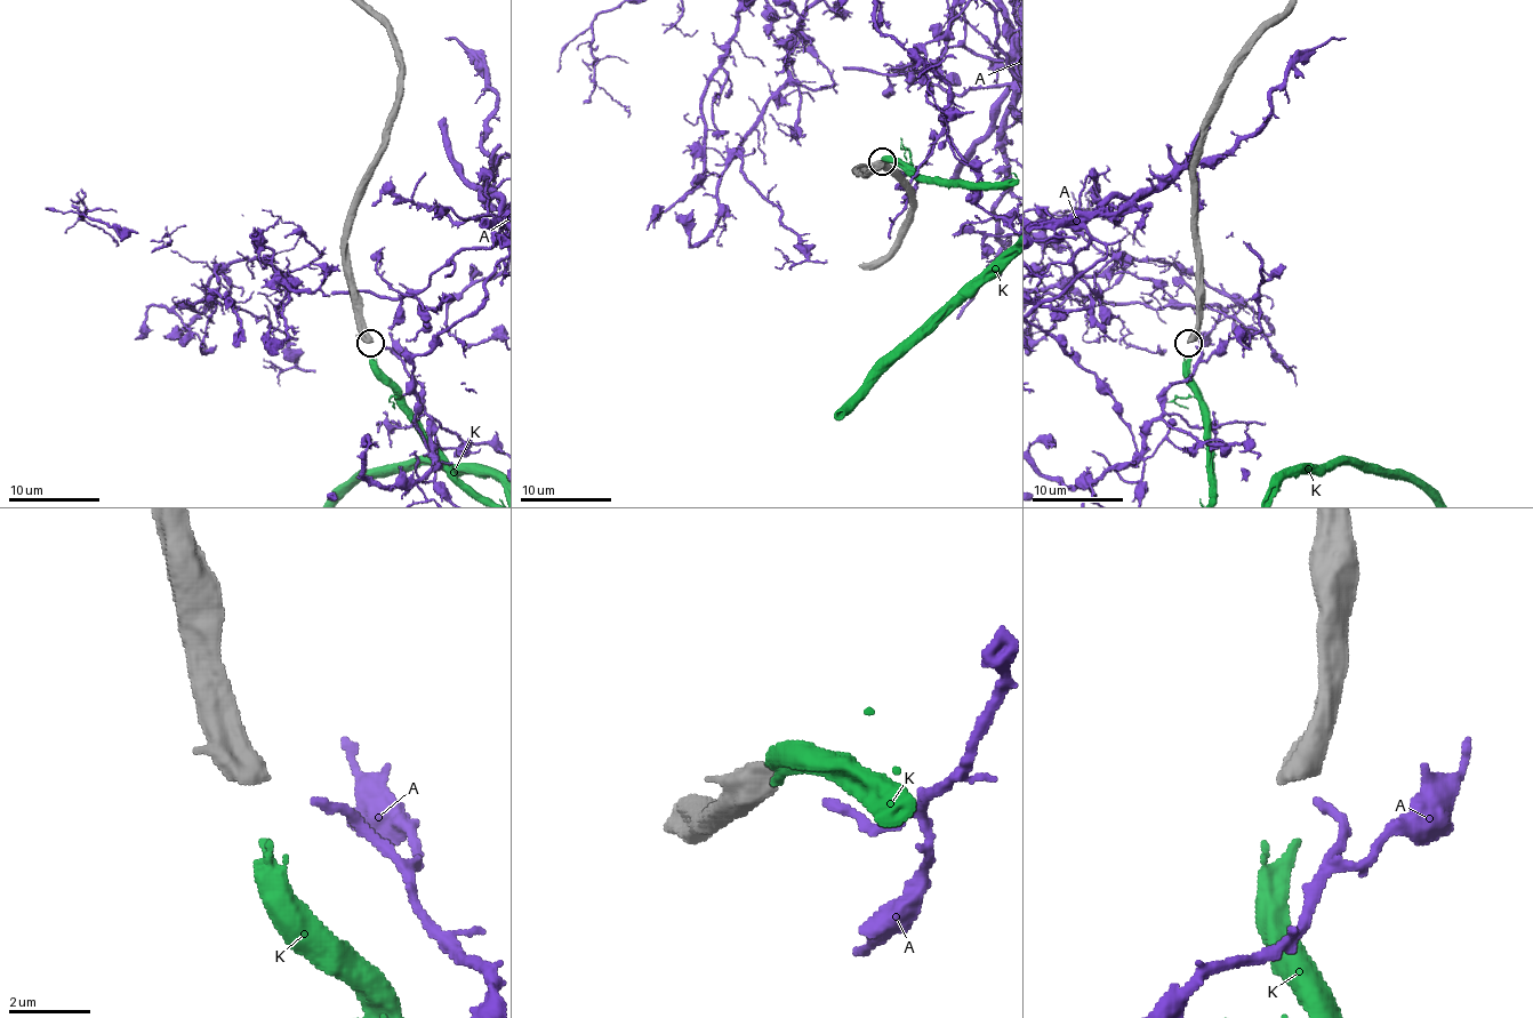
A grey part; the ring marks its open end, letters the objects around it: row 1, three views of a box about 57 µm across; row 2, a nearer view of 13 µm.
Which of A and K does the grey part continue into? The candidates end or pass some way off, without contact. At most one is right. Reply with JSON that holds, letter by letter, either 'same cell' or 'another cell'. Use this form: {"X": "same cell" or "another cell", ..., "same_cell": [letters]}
{"A": "another cell", "K": "same cell", "same_cell": ["K"]}

